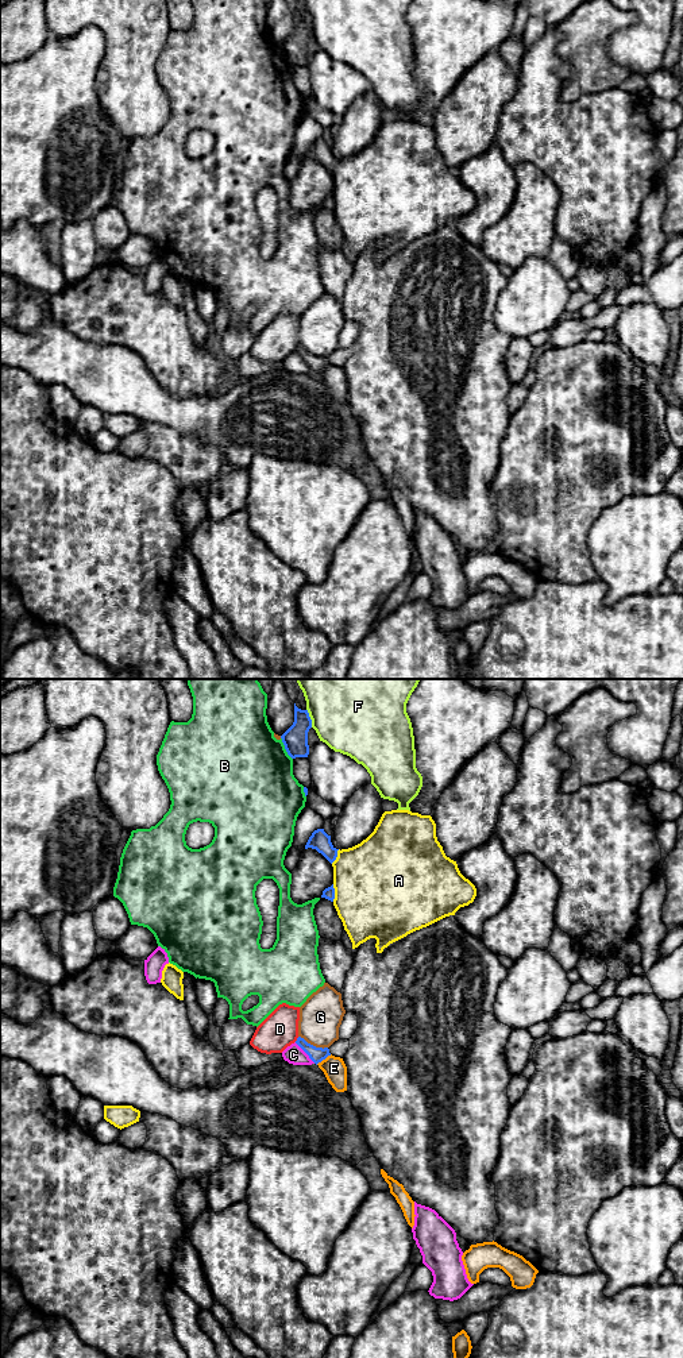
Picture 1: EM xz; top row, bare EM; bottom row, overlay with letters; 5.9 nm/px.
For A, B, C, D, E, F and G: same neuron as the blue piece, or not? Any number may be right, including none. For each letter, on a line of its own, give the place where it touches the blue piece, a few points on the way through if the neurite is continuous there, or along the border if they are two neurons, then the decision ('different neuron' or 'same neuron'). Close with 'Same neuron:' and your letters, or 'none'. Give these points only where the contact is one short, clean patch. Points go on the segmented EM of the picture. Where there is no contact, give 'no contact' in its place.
A: contact xz (334, 892); different neuron
B: contact xz (285, 748); different neuron
C: contact xz (305, 1052); different neuron
D: contact xz (297, 1040); different neuron
E: contact xz (323, 1058); border xz (331, 1054), (316, 1064); different neuron
F: contact xz (309, 718); different neuron
G: contact xz (312, 1045); different neuron
Same neuron: none

